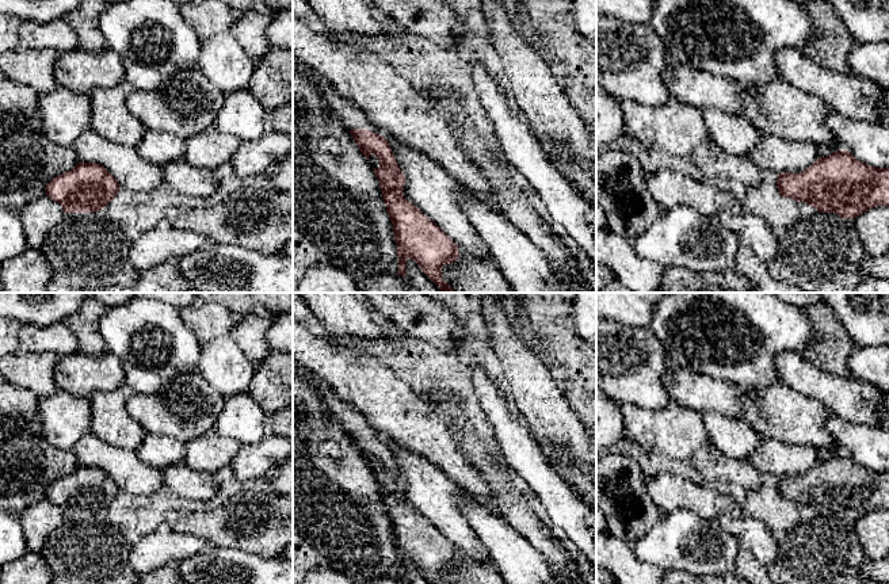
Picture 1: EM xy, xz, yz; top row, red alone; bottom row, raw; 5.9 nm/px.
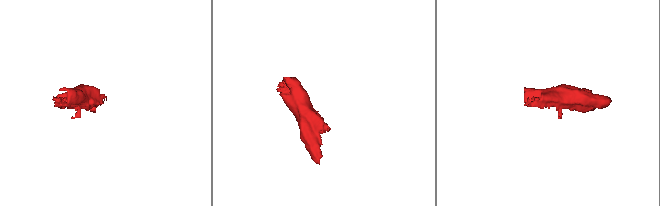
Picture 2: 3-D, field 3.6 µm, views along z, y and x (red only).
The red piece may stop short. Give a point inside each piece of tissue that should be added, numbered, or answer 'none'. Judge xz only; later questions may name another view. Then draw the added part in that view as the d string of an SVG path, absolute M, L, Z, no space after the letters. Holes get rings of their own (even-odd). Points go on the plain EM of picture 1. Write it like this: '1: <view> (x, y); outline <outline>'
1: xz (343, 413); outline M318 377L312 379L317 389L328 417L347 435L367 432L381 439L381 434L370 425L367 419L350 402L340 400Z

